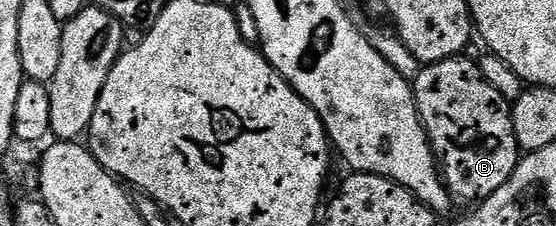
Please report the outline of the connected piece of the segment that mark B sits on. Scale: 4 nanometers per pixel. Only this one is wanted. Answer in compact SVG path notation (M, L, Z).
M468 56L447 58L421 71L414 78L416 107L444 185L457 199L475 203L488 198L510 180L522 157L514 136L511 105L498 88L484 79L479 65Z

